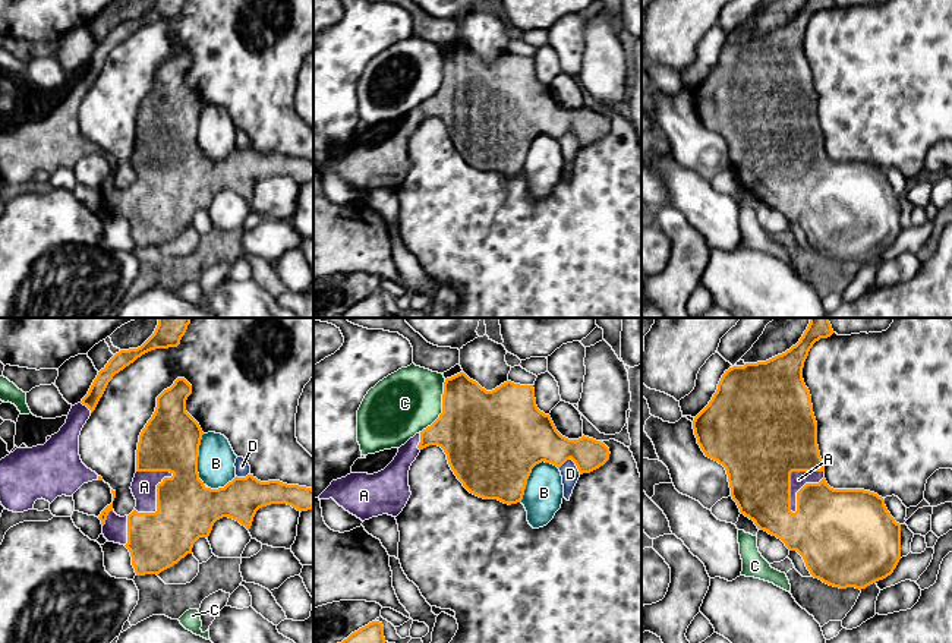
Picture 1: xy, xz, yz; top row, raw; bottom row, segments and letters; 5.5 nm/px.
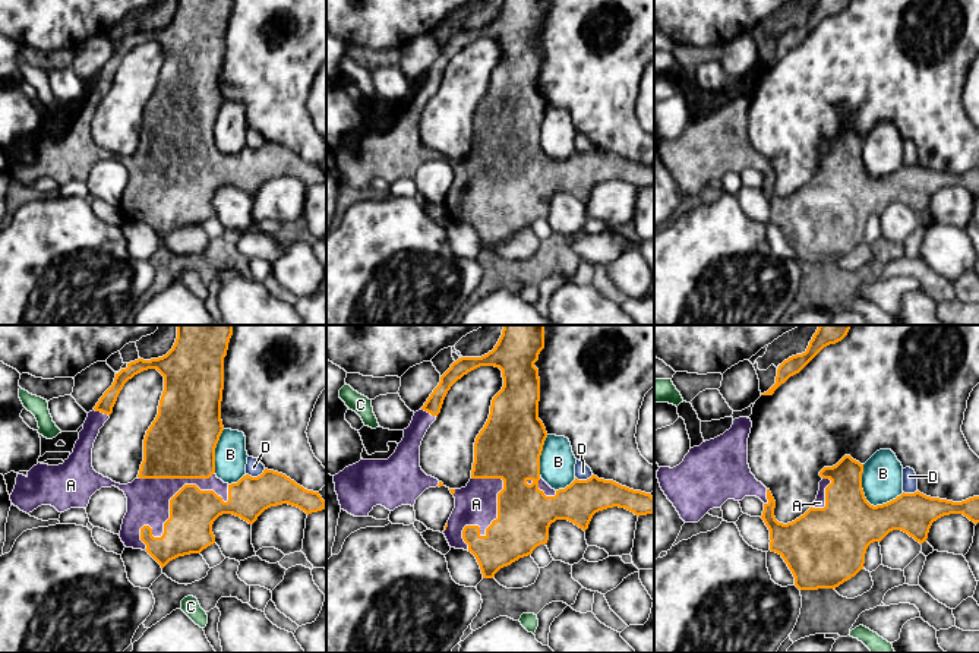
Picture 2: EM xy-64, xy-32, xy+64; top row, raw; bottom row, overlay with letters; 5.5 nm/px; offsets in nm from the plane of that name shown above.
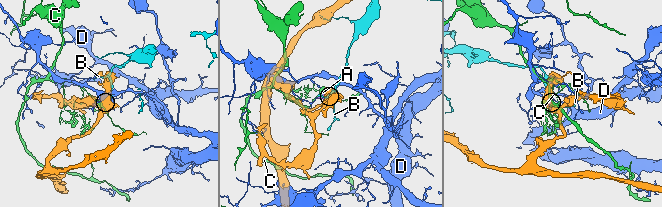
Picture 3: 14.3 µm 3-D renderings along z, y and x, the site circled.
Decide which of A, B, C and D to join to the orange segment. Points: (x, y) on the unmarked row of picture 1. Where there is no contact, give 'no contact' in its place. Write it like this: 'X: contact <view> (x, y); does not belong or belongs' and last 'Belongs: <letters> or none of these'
A: contact yz (790, 150); belongs
B: contact xz (530, 144); does not belong
C: contact xz (443, 79); does not belong
D: contact xz (571, 131); does not belong
Belongs: A

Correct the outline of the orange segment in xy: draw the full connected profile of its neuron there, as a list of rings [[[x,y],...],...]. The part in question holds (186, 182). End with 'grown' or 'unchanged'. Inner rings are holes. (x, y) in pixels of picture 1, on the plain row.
[[[177,50],[157,69],[155,83],[142,101],[136,122],[136,145],[130,158],[136,179],[129,187],[120,189],[111,174],[98,189],[104,209],[129,221],[136,248],[158,248],[177,236],[192,226],[193,215],[199,209],[209,208],[214,195],[223,189],[233,190],[249,202],[256,183],[262,179],[287,176],[300,185],[313,180],[312,160],[280,152],[261,154],[253,146],[236,148],[224,160],[208,160],[198,145],[204,104],[186,83],[190,66],[192,57],[185,50]]]; grown

